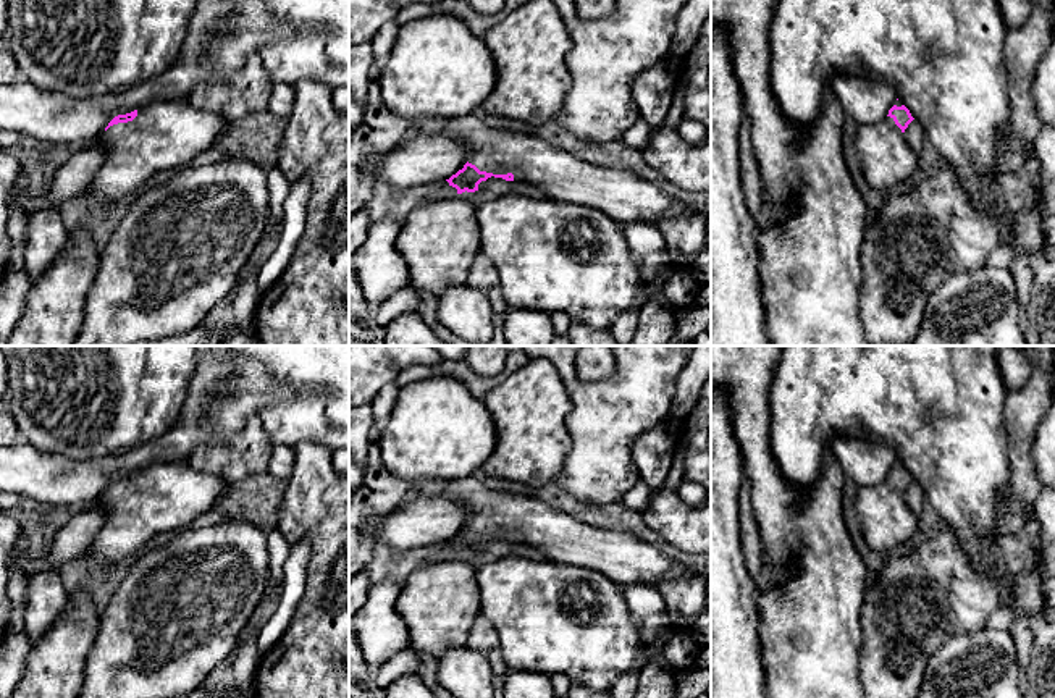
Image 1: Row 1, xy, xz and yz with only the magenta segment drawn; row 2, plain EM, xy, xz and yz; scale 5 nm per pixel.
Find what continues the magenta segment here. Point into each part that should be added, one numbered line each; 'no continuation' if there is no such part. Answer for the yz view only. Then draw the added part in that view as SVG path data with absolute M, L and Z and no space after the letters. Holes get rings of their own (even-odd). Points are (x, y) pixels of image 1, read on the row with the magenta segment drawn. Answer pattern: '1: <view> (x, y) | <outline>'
1: yz (886, 159) | M890 116L874 124L858 124L855 149L864 179L876 191L892 191L918 166L918 153Z

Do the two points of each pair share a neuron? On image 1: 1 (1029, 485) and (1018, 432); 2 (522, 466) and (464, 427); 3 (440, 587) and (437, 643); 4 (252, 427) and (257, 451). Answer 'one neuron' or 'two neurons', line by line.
1: one neuron
2: two neurons
3: one neuron
4: one neuron

